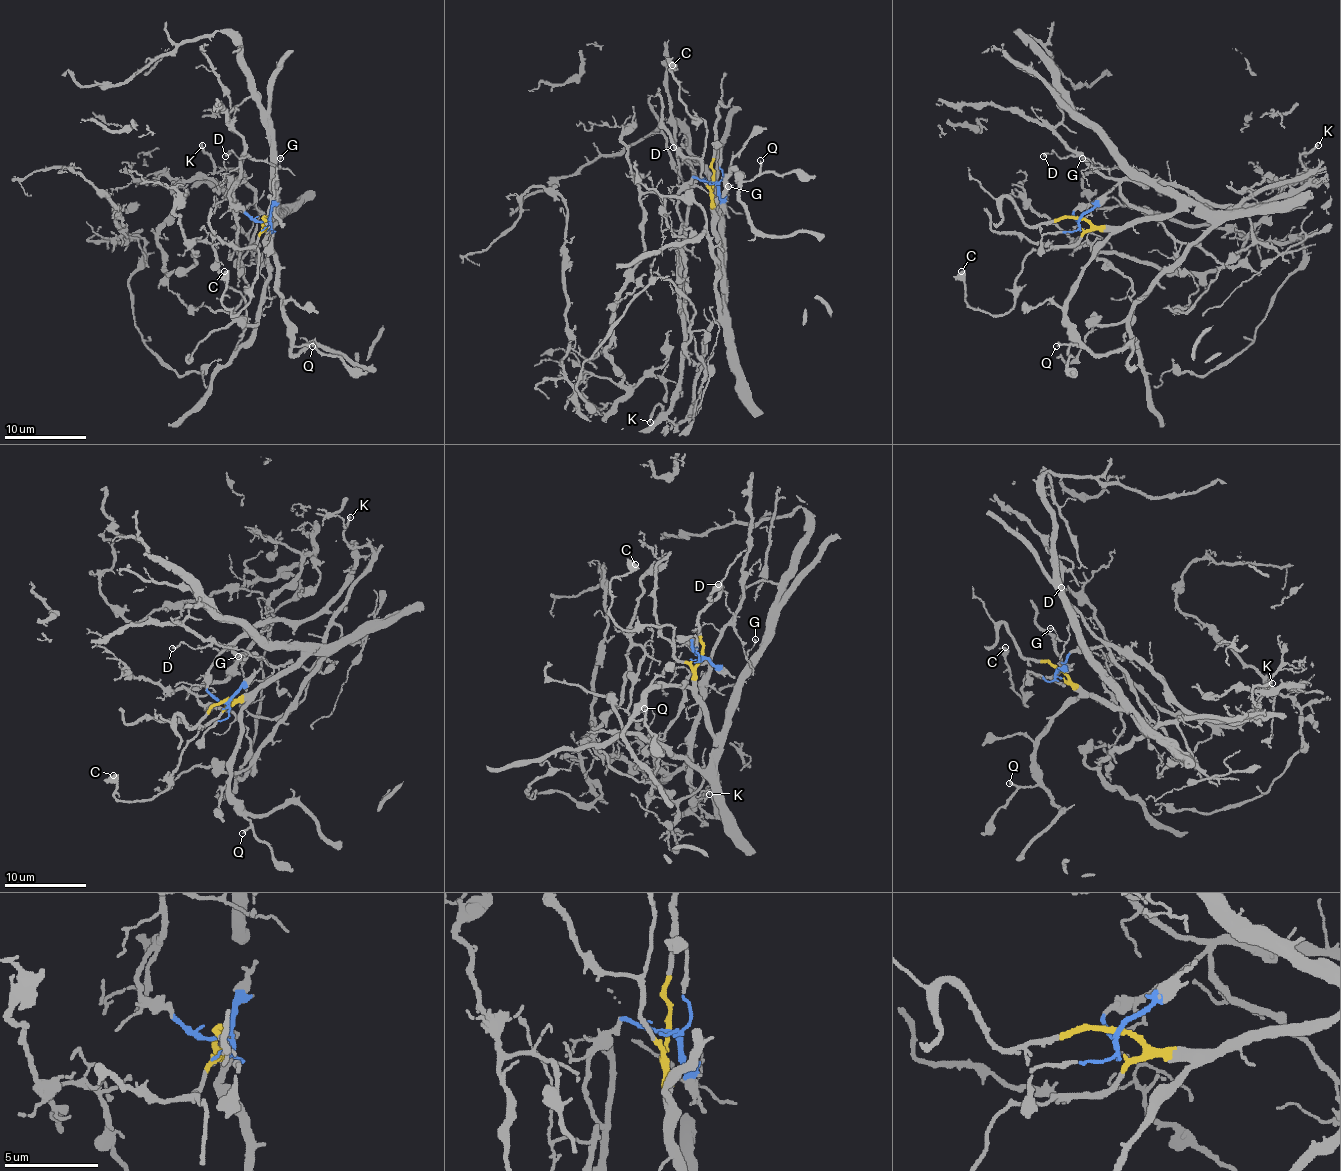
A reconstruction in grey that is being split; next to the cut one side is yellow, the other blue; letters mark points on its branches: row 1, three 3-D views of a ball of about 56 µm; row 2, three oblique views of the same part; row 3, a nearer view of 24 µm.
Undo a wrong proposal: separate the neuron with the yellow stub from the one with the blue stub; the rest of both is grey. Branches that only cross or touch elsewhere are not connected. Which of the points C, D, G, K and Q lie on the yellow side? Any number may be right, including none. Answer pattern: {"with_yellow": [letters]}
{"with_yellow": ["C", "K", "Q"]}

